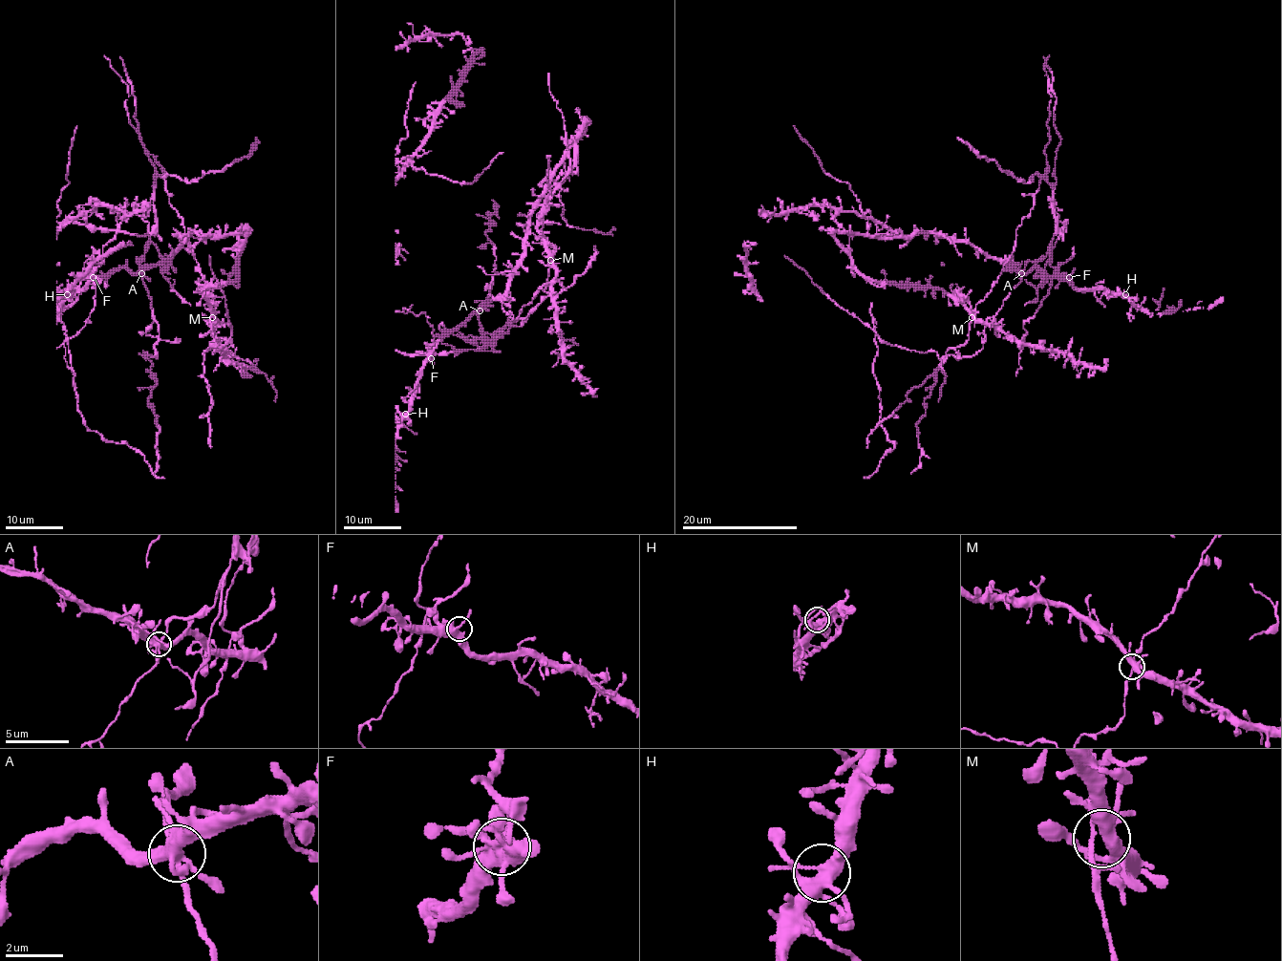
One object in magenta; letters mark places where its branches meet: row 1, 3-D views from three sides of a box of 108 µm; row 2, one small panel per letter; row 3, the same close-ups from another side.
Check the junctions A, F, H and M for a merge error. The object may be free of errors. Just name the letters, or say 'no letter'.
A

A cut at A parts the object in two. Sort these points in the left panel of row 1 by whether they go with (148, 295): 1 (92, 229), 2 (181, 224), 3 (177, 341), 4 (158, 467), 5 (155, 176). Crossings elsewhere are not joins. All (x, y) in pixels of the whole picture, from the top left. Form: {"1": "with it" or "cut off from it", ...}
{"1": "with it", "2": "cut off from it", "3": "with it", "4": "with it", "5": "with it"}

